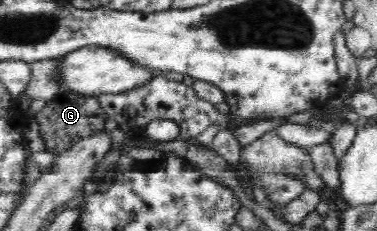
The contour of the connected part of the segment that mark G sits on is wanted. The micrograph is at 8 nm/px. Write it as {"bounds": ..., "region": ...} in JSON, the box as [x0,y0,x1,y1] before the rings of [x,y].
{"bounds":[36,90,105,156],"region":[[[60,90],[53,99],[49,99],[45,107],[36,111],[43,147],[56,156],[69,150],[81,138],[94,134],[105,128],[105,113],[101,110],[97,97],[89,97],[67,90]]]}

